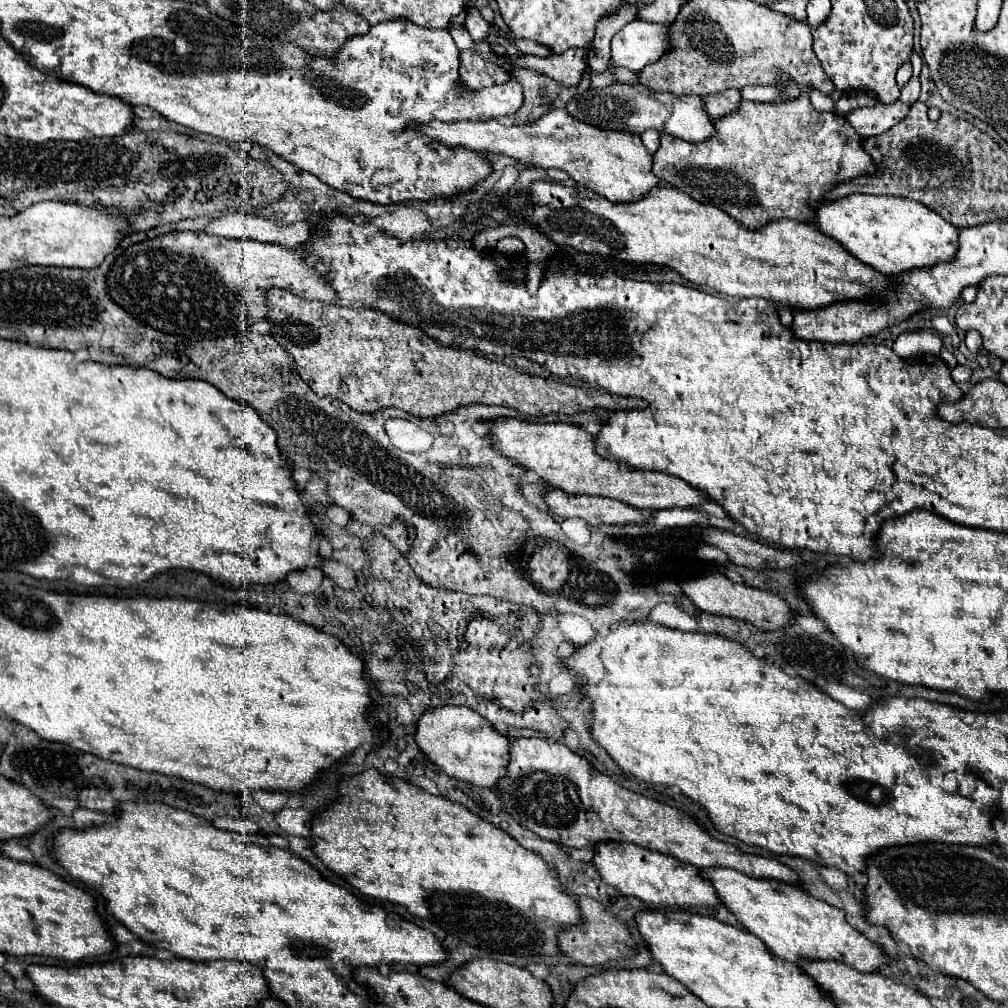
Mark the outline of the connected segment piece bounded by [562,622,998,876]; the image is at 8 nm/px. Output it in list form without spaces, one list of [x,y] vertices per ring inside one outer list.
[[[622,622],[620,628],[622,628],[622,632],[616,632],[616,628],[614,628],[614,630],[610,630],[608,634],[596,634],[596,636],[592,638],[592,642],[588,642],[588,644],[584,644],[584,646],[578,646],[568,658],[562,658],[562,664],[564,664],[568,670],[572,670],[572,672],[576,674],[576,678],[578,678],[576,688],[578,688],[578,690],[586,696],[586,700],[590,702],[590,710],[592,710],[592,714],[594,714],[594,724],[592,724],[592,728],[590,728],[590,738],[592,738],[596,744],[600,744],[600,746],[610,754],[610,758],[620,766],[620,770],[622,770],[624,774],[632,774],[632,776],[636,776],[636,778],[640,778],[640,780],[644,780],[644,782],[650,782],[650,784],[664,784],[664,786],[676,786],[676,788],[680,788],[682,794],[686,794],[686,796],[692,798],[694,802],[698,802],[698,804],[708,812],[708,818],[712,820],[712,824],[714,824],[714,828],[716,828],[718,832],[722,832],[722,834],[726,834],[726,836],[734,836],[734,838],[742,840],[742,842],[748,844],[748,846],[758,846],[758,848],[770,850],[770,852],[774,852],[774,854],[798,856],[798,858],[810,860],[810,862],[814,862],[814,864],[838,868],[838,870],[850,874],[850,876],[856,874],[856,872],[864,872],[864,866],[866,866],[864,860],[866,860],[866,856],[872,854],[874,850],[884,848],[884,846],[916,844],[916,842],[946,842],[946,844],[990,846],[990,842],[994,842],[994,830],[992,830],[990,822],[992,822],[992,818],[994,818],[994,814],[996,814],[996,804],[994,804],[994,800],[997,800],[998,792],[996,792],[996,790],[990,790],[990,786],[988,786],[986,782],[982,782],[974,772],[970,772],[970,770],[966,770],[966,768],[960,768],[960,770],[948,768],[946,760],[944,760],[938,752],[928,752],[928,750],[922,750],[922,748],[918,748],[918,746],[910,746],[904,738],[900,738],[898,744],[896,744],[896,742],[890,742],[890,740],[886,740],[886,738],[878,740],[878,738],[872,734],[872,730],[862,722],[862,718],[858,716],[858,712],[848,710],[846,706],[834,702],[832,698],[828,698],[826,694],[822,694],[814,684],[810,684],[808,680],[798,678],[798,676],[788,676],[782,668],[778,668],[778,666],[774,666],[774,664],[770,664],[770,662],[766,662],[766,660],[756,658],[746,646],[742,646],[742,644],[738,644],[738,642],[734,642],[734,640],[728,640],[728,638],[716,636],[716,634],[700,634],[700,632],[672,630],[672,628],[666,628],[666,626],[652,624],[652,622],[634,622],[634,624]]]

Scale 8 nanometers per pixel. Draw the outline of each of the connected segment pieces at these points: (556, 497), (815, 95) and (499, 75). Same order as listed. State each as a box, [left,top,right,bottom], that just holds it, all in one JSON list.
[[542,488,646,526],[810,90,834,112],[460,50,510,90]]

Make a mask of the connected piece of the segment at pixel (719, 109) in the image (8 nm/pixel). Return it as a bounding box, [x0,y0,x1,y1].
[702,90,740,120]

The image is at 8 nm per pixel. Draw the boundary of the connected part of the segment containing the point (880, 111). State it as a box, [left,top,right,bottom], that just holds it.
[848,102,910,138]

